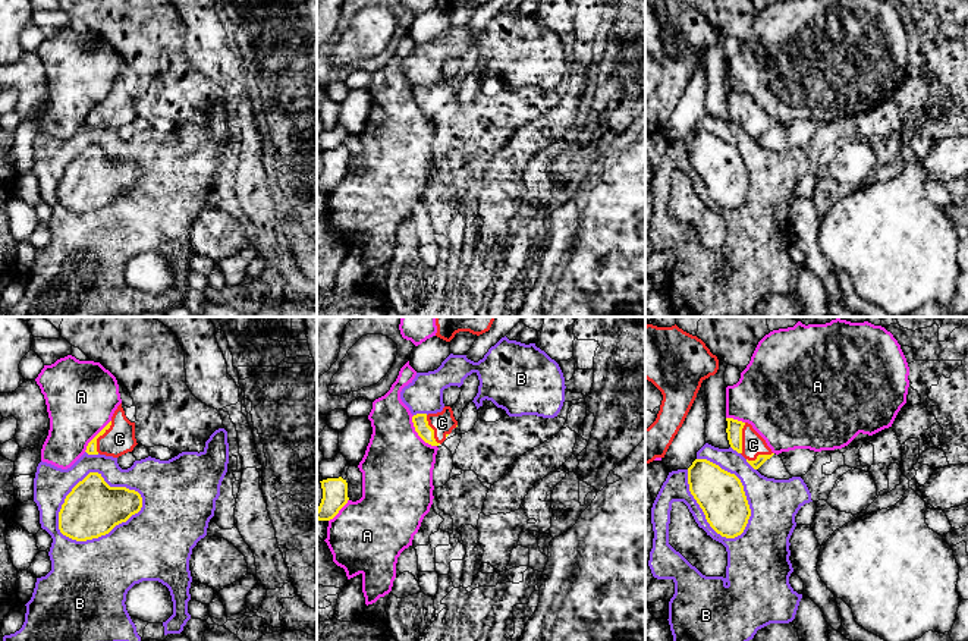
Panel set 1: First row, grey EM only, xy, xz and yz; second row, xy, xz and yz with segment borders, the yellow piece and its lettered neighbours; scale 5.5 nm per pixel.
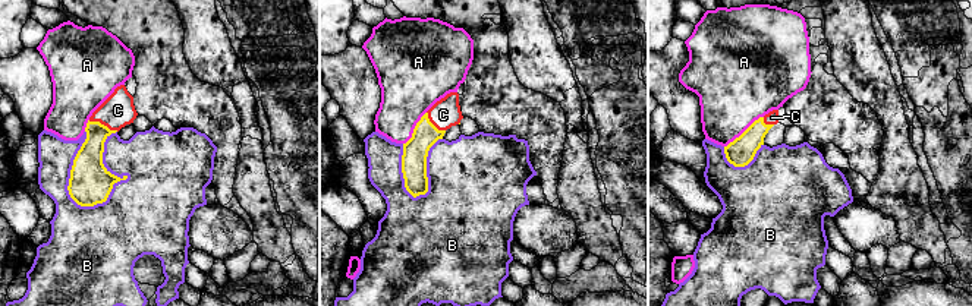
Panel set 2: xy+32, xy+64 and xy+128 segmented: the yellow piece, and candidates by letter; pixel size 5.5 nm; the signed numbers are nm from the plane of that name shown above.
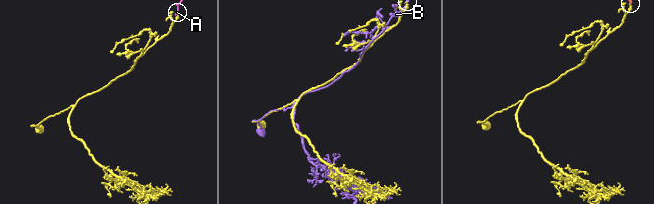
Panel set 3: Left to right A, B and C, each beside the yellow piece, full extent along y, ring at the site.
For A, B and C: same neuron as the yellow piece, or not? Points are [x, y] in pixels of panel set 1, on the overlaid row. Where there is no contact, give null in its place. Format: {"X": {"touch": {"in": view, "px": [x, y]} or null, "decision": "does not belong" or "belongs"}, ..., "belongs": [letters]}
{"A": {"touch": {"in": "xz", "px": [418, 434]}, "decision": "does not belong"}, "B": {"touch": {"in": "xy", "px": [104, 534]}, "decision": "does not belong"}, "C": {"touch": {"in": "xy", "px": [98, 436]}, "decision": "belongs"}, "belongs": ["C"]}

